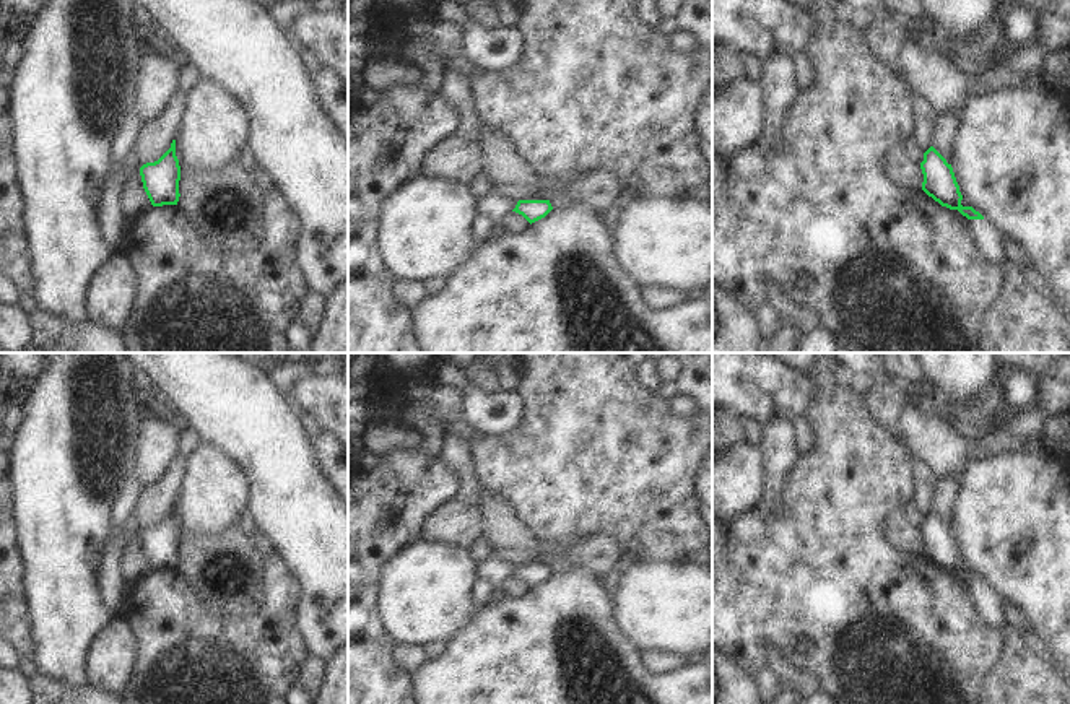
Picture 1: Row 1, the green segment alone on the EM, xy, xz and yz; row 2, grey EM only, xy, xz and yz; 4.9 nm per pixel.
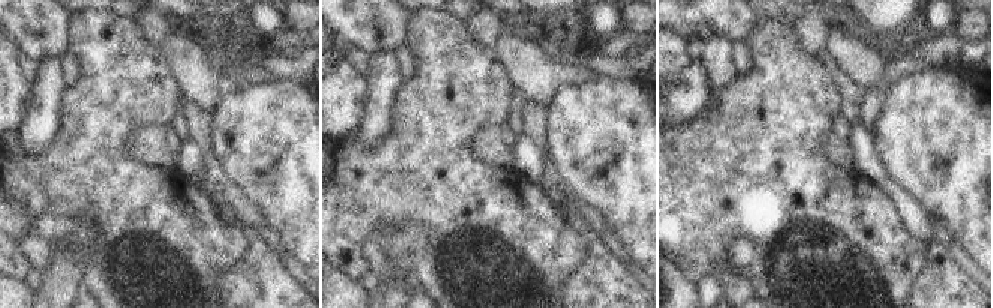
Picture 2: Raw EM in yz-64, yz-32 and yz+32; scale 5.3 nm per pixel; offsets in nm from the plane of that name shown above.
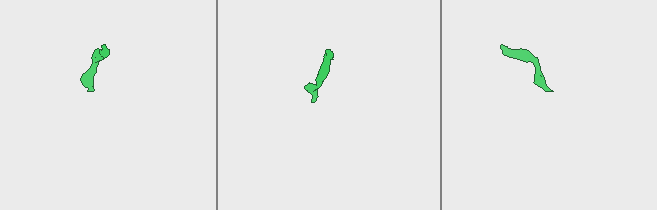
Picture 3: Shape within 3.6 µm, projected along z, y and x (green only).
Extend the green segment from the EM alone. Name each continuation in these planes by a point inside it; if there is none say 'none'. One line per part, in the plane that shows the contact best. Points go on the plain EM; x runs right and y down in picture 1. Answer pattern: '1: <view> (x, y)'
1: yz (989, 605).

